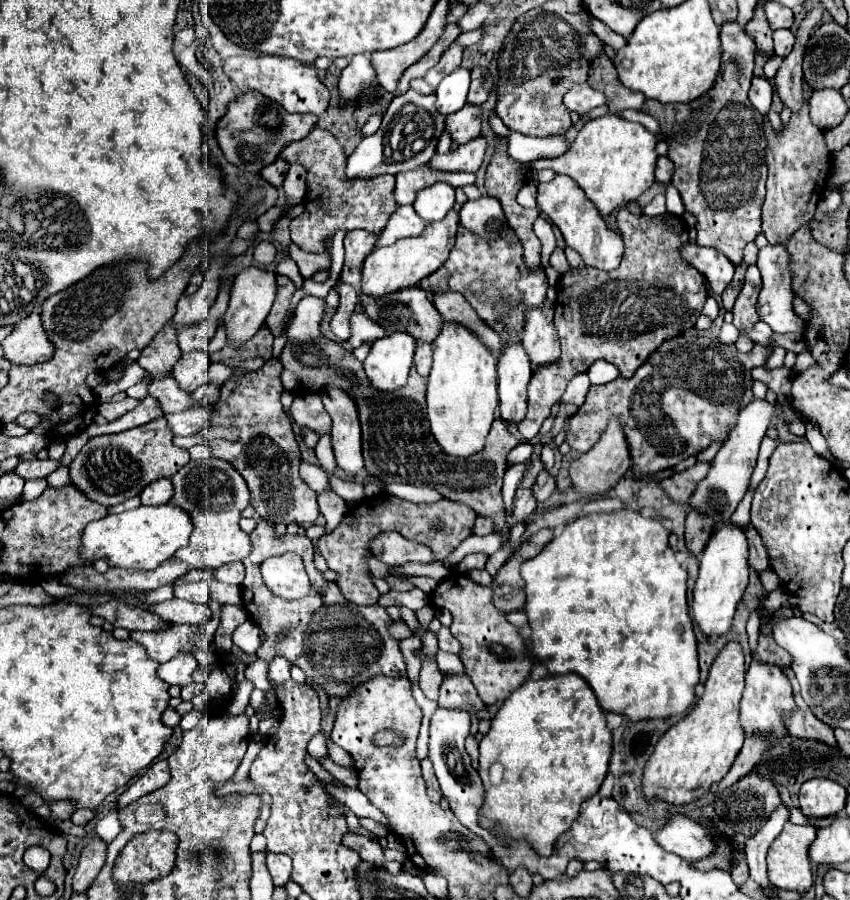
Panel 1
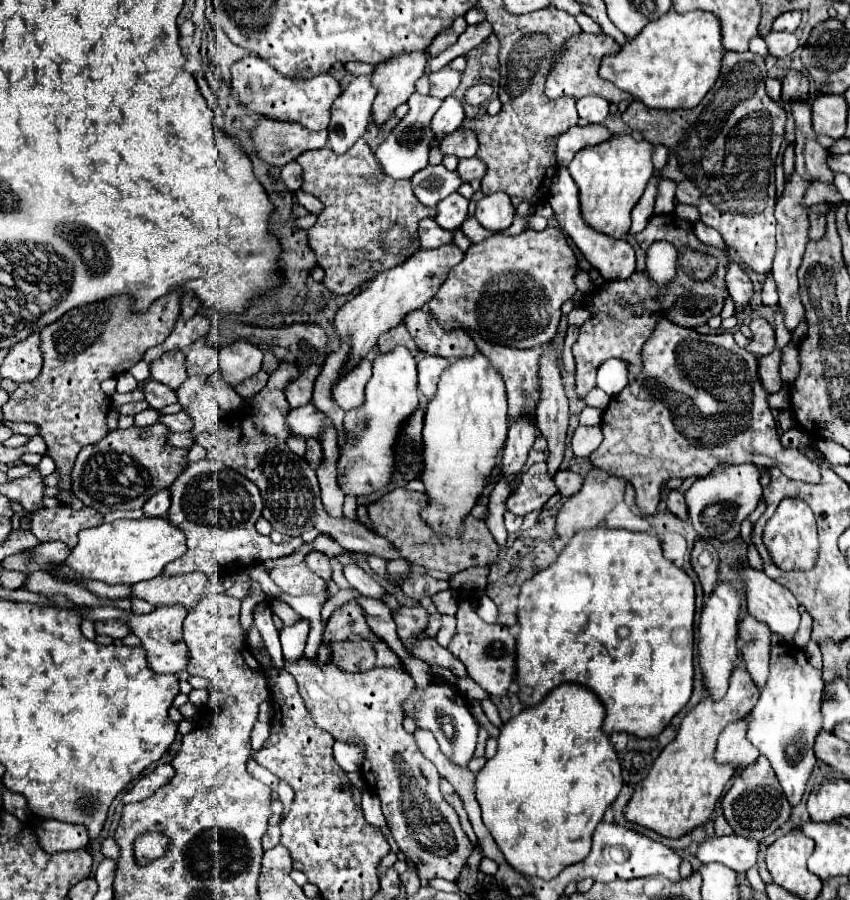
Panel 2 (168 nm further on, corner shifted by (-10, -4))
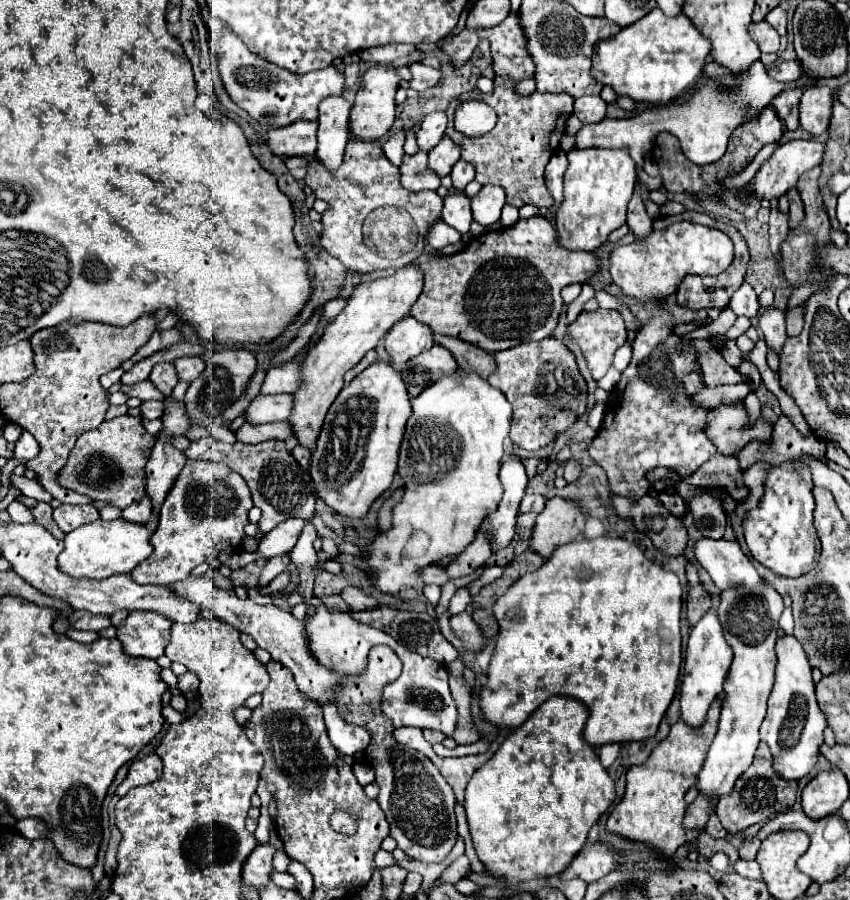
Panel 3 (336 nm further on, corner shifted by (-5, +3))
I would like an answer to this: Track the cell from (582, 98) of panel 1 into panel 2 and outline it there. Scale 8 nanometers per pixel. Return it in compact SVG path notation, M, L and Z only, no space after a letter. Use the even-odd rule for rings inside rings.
M583 96L577 100L577 112L591 124L599 124L609 114L609 102L601 96Z

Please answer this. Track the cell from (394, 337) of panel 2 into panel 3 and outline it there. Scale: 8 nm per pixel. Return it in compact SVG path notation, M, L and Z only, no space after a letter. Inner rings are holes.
M404 317L386 335L386 351L392 363L406 363L408 359L428 351L434 345L430 327L418 323L414 317Z

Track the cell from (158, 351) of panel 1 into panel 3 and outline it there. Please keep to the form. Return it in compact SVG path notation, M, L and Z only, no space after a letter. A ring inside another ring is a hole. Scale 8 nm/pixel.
M158 363L154 365L152 373L150 373L150 381L156 385L156 389L164 395L170 395L174 385L178 383L178 377L176 377L176 369L172 363Z

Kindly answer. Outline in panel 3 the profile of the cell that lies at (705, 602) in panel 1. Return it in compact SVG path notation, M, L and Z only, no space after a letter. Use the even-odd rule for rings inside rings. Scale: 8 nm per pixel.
M712 607L690 631L690 639L686 647L684 673L680 683L680 721L684 721L688 727L700 729L700 725L706 721L712 701L716 701L722 693L722 683L726 679L730 661L732 661L732 649L722 635L722 625L718 621L716 607Z

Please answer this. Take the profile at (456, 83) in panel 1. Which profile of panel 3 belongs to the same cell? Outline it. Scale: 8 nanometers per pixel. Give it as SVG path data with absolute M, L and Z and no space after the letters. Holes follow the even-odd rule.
M444 111L426 115L420 123L420 131L416 131L418 149L420 151L434 149L438 145L438 141L444 137L444 129L446 129L446 113Z

